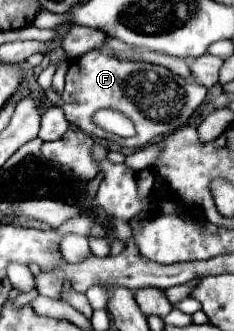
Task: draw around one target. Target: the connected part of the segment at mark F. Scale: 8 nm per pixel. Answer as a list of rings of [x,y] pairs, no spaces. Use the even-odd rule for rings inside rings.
[[[92,50],[68,66],[66,86],[56,102],[52,102],[46,94],[40,94],[40,108],[64,110],[64,116],[70,124],[78,126],[80,130],[84,130],[94,138],[104,138],[106,134],[102,128],[94,124],[92,120],[94,114],[102,108],[116,110],[132,120],[136,134],[132,138],[122,138],[112,134],[112,138],[104,138],[104,140],[112,140],[124,148],[144,148],[146,144],[162,138],[162,134],[168,136],[176,128],[184,126],[204,98],[206,98],[204,86],[196,82],[188,82],[182,76],[172,74],[164,66],[118,60],[102,50]]]

